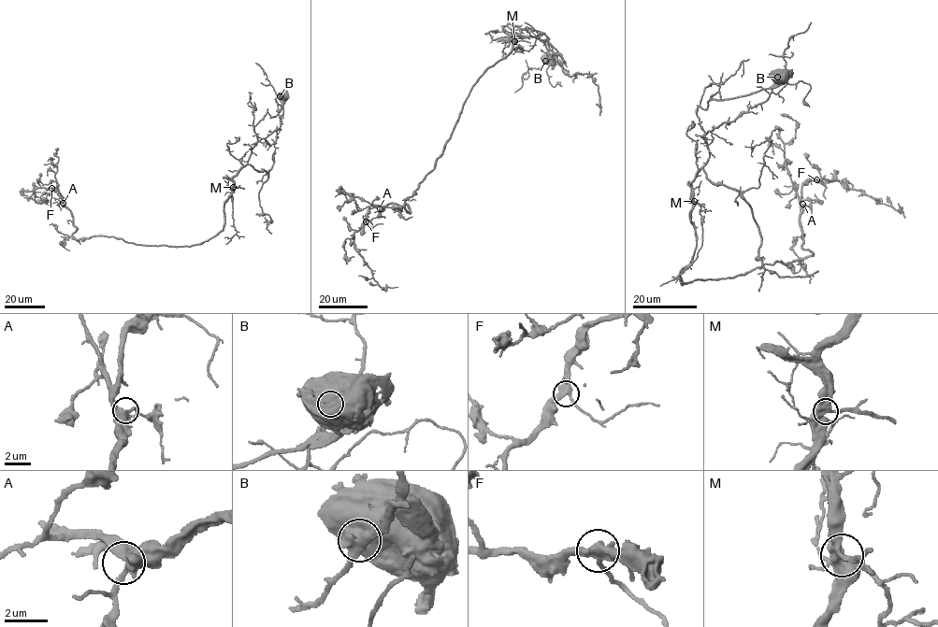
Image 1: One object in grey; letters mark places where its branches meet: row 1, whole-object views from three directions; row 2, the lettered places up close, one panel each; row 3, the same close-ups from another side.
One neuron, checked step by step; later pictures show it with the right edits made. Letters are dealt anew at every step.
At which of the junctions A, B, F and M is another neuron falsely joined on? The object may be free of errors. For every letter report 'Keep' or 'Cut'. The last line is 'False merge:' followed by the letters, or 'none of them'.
A: Keep
B: Cut
F: Keep
M: Keep
False merge: B

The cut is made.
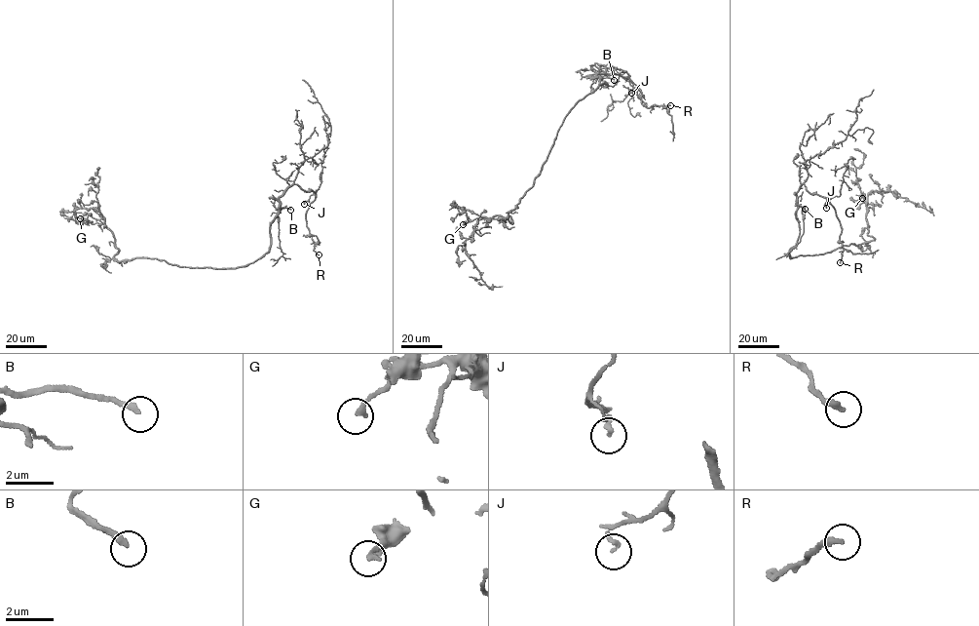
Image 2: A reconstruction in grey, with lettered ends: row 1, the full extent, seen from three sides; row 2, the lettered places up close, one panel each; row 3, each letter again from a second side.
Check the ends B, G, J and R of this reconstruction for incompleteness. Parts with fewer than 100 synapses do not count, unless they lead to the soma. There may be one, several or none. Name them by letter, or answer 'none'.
B

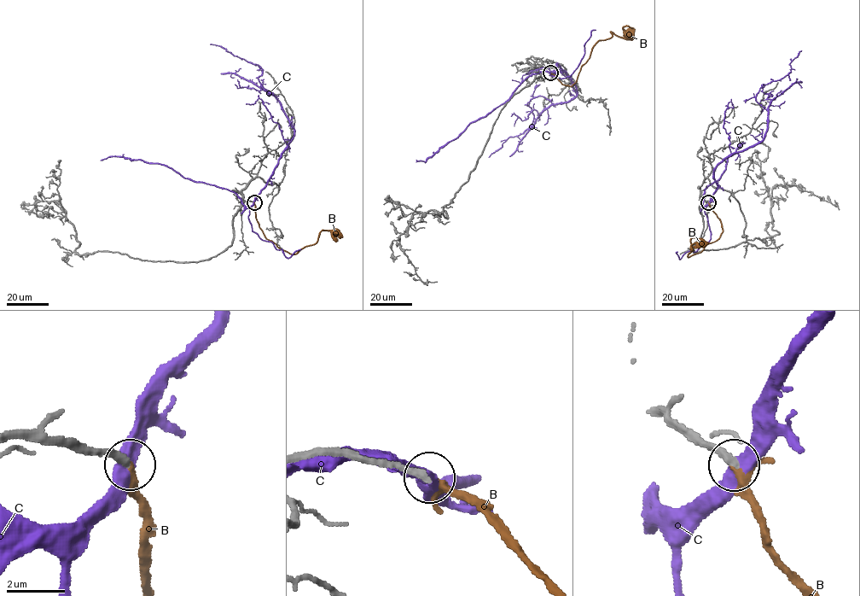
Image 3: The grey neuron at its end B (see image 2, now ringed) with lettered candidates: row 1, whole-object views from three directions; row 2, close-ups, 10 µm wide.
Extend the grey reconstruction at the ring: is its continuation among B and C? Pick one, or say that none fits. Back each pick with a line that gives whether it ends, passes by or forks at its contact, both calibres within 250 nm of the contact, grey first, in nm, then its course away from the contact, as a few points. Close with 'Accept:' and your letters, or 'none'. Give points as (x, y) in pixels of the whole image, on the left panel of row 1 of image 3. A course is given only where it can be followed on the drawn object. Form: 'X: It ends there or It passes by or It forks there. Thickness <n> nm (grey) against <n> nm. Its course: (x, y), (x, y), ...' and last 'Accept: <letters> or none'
B: It passes by. Thickness 280 nm (grey) against 170 nm. Its course: (254, 202), (256, 219), (265, 237), (290, 254), (296, 254), (313, 245), (322, 230), (335, 231)
Accept: B

